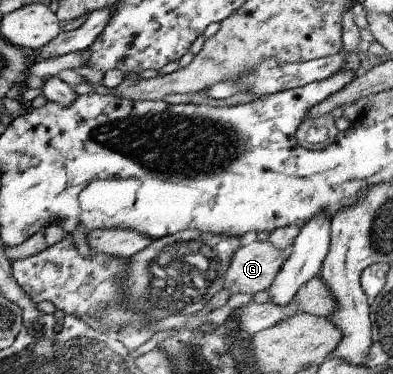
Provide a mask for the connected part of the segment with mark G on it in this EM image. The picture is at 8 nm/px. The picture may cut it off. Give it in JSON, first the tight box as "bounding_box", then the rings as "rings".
{"bounding_box":[222,241,287,296],"rings":[[[253,241],[233,251],[227,268],[223,273],[222,288],[228,291],[229,296],[236,293],[258,293],[264,291],[272,283],[278,268],[285,260],[287,252],[279,250],[270,245],[267,241]]]}

